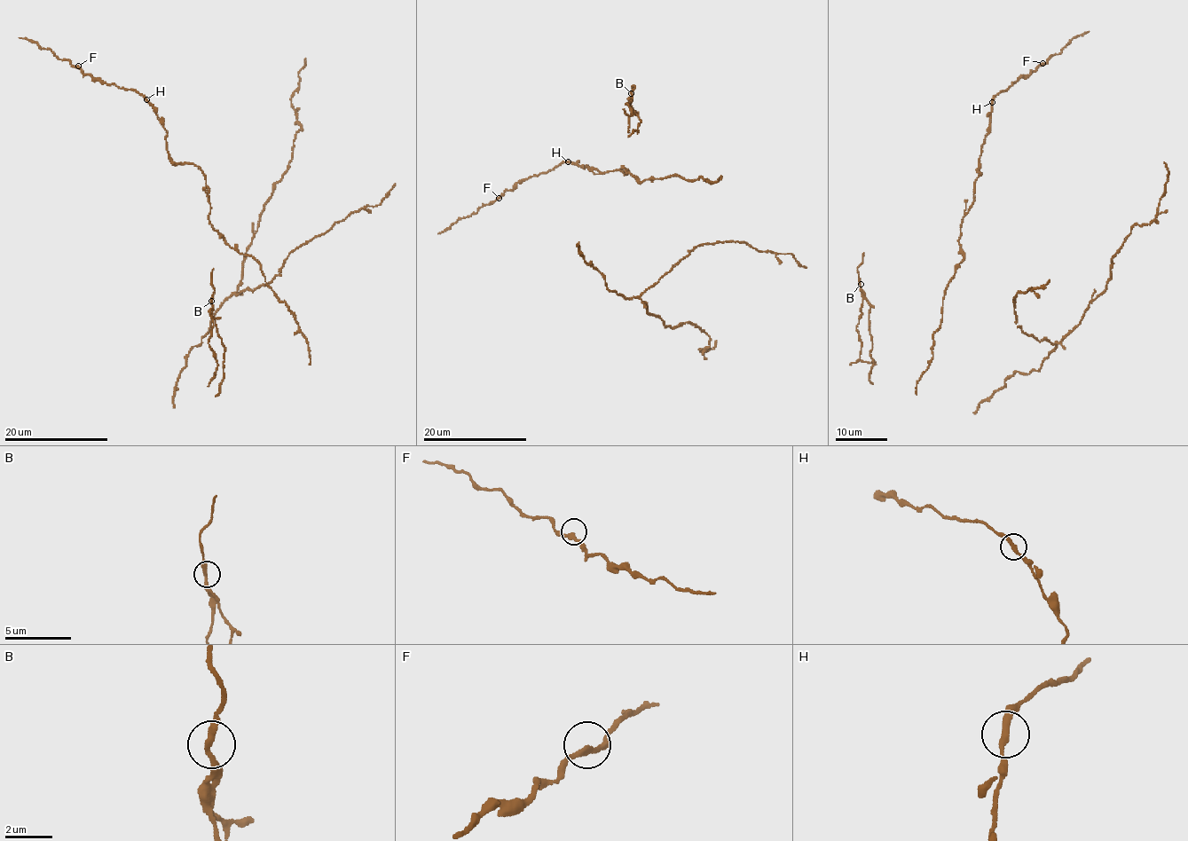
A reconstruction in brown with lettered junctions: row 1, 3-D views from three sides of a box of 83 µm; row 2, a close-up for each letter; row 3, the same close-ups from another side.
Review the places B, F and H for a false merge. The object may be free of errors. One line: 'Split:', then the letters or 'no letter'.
Split: B

